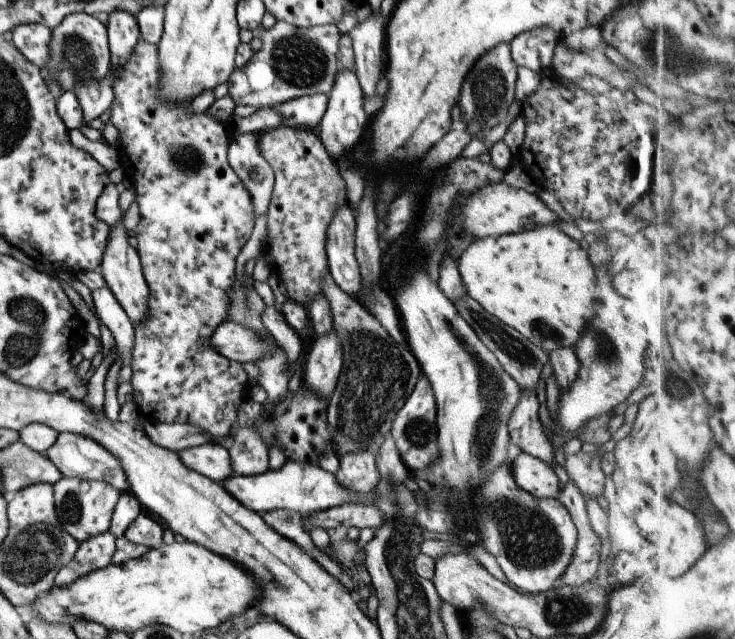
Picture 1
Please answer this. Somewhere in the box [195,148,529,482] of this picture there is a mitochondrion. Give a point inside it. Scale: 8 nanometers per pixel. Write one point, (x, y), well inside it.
(377, 379)

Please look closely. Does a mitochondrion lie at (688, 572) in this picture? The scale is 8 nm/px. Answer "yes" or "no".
no

